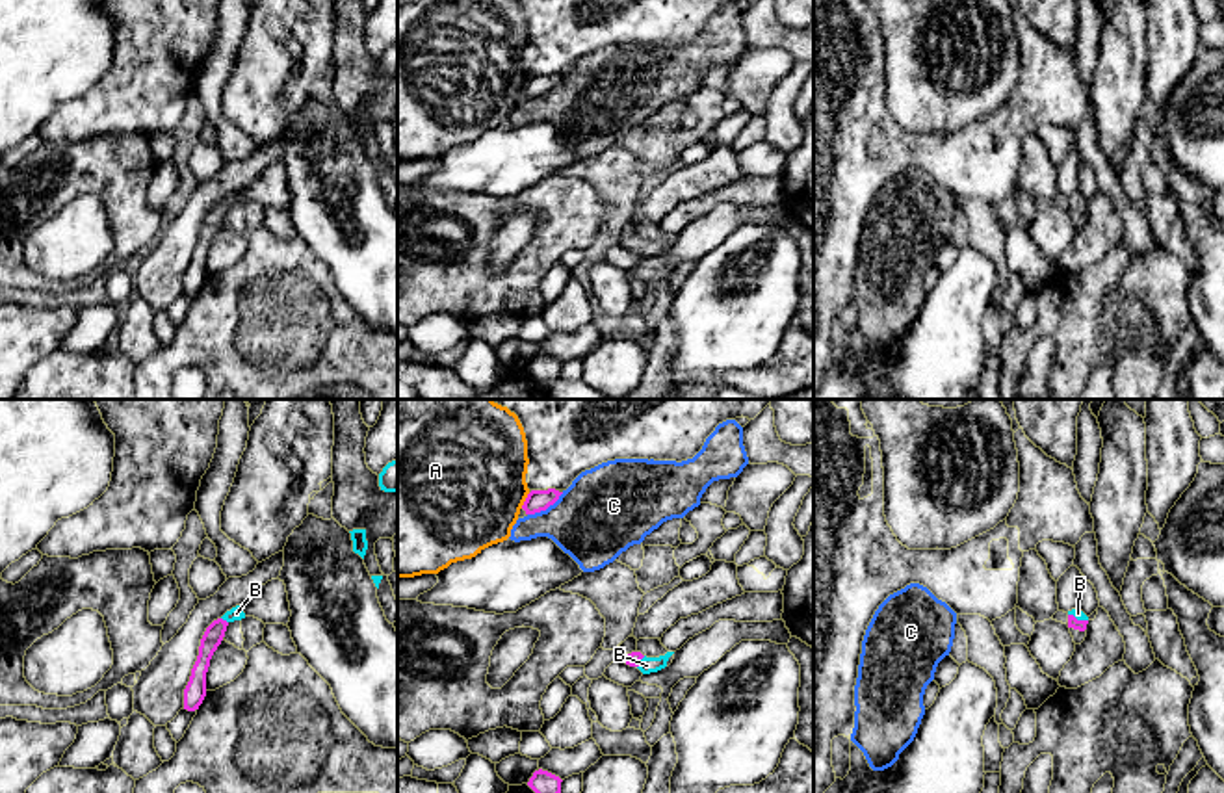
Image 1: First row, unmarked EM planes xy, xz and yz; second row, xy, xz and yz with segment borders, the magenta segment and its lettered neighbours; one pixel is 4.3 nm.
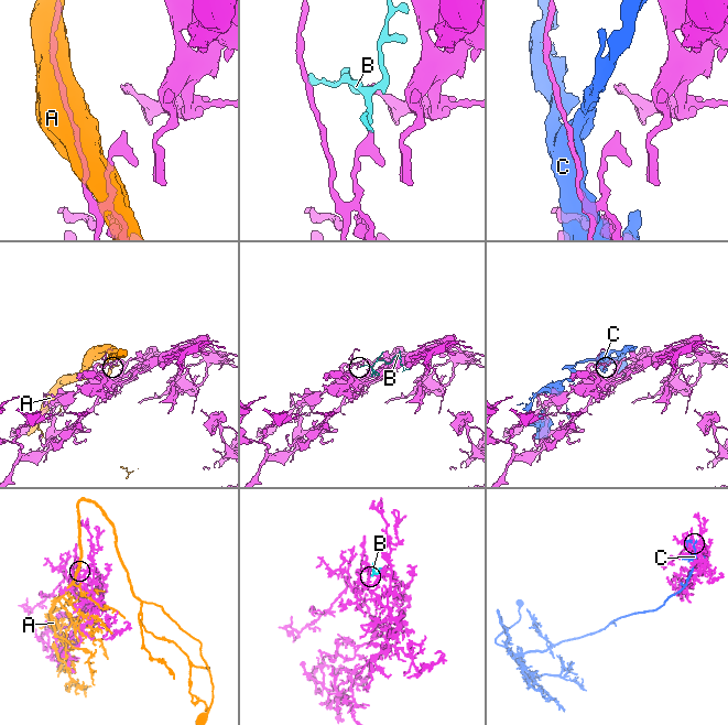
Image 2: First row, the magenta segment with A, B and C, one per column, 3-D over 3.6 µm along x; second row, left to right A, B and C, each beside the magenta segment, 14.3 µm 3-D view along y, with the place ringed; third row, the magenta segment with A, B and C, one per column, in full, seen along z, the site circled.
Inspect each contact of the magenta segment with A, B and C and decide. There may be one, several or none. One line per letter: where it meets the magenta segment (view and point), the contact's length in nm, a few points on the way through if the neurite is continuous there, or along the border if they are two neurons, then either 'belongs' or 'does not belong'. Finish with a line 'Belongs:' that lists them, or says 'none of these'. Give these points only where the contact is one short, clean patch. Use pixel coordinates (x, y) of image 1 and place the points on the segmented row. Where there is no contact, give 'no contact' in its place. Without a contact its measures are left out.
A: xz (526, 500) | 80 nm | does not belong
B: xz (639, 660) | 70 nm | across xz (634, 658), (639, 660), (647, 665) | belongs
C: xz (545, 509) | 190 nm | does not belong
Belongs: B

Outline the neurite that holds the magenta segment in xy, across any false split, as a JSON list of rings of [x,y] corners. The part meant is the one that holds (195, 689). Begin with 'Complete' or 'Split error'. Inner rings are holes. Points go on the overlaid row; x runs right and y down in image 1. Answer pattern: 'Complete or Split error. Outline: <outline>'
Split error. Outline: [[[236,605],[206,628],[201,639],[197,661],[184,689],[184,709],[195,711],[202,704],[206,696],[206,672],[210,667],[210,659],[225,637],[227,626],[241,618],[245,618],[245,613],[241,605]]]

